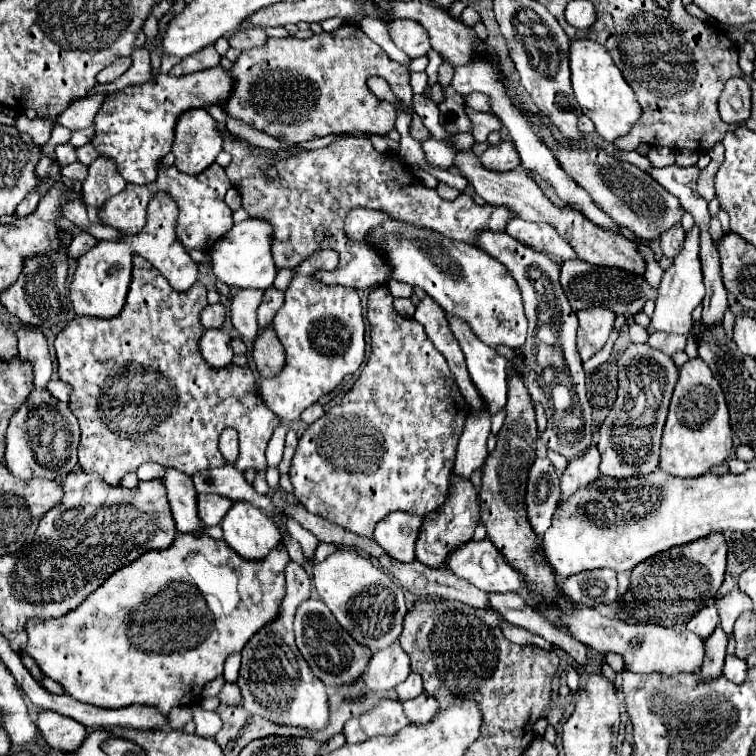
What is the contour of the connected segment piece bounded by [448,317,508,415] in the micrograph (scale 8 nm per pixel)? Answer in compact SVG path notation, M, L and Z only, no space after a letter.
M448 317L448 323L466 355L470 377L478 387L482 399L486 401L490 415L494 415L500 407L506 405L508 361L488 345L482 345L482 341L474 337L474 331L470 329L470 325L466 325L466 321L458 321L458 317Z

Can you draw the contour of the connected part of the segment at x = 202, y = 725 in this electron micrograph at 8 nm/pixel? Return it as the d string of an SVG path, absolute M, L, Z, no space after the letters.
M194 707L194 723L196 735L200 737L214 737L222 727L222 719L216 711L204 711L200 707Z

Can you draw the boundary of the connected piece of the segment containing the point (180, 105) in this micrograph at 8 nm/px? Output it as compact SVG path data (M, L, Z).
M222 65L192 75L172 77L158 75L142 85L128 85L122 91L114 91L106 97L96 113L96 135L92 145L100 155L112 157L120 175L130 183L150 183L156 179L158 163L172 149L174 125L186 109L220 105L230 99L234 89L232 73Z

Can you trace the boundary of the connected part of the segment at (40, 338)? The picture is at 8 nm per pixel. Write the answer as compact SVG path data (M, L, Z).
M18 329L18 351L20 359L32 365L34 387L46 387L52 375L52 361L46 347L46 337L36 331Z

